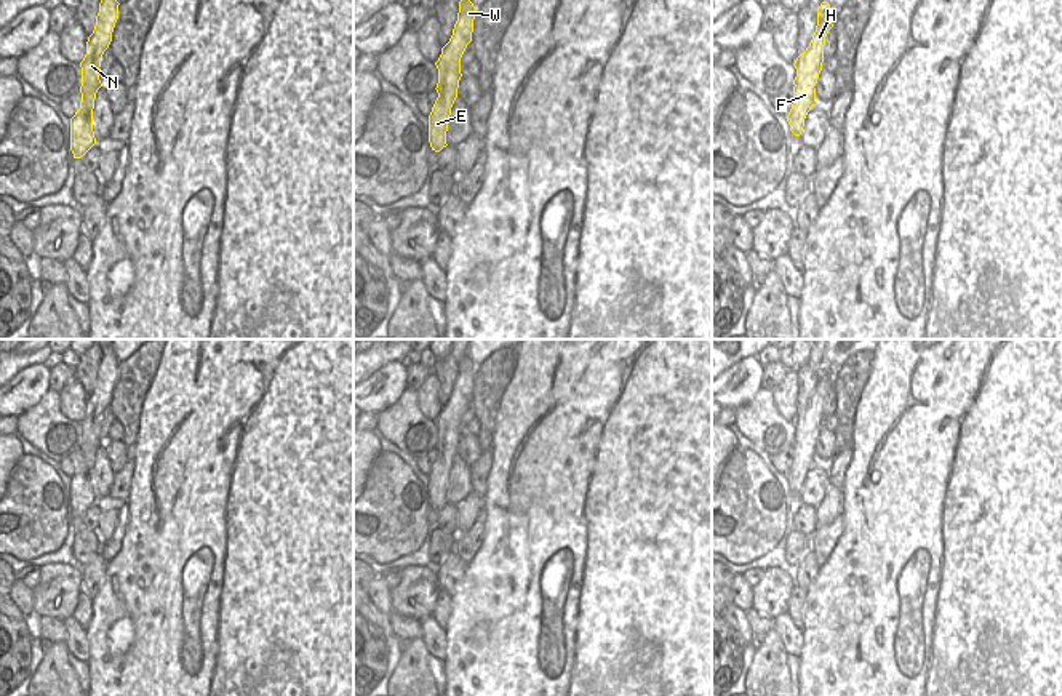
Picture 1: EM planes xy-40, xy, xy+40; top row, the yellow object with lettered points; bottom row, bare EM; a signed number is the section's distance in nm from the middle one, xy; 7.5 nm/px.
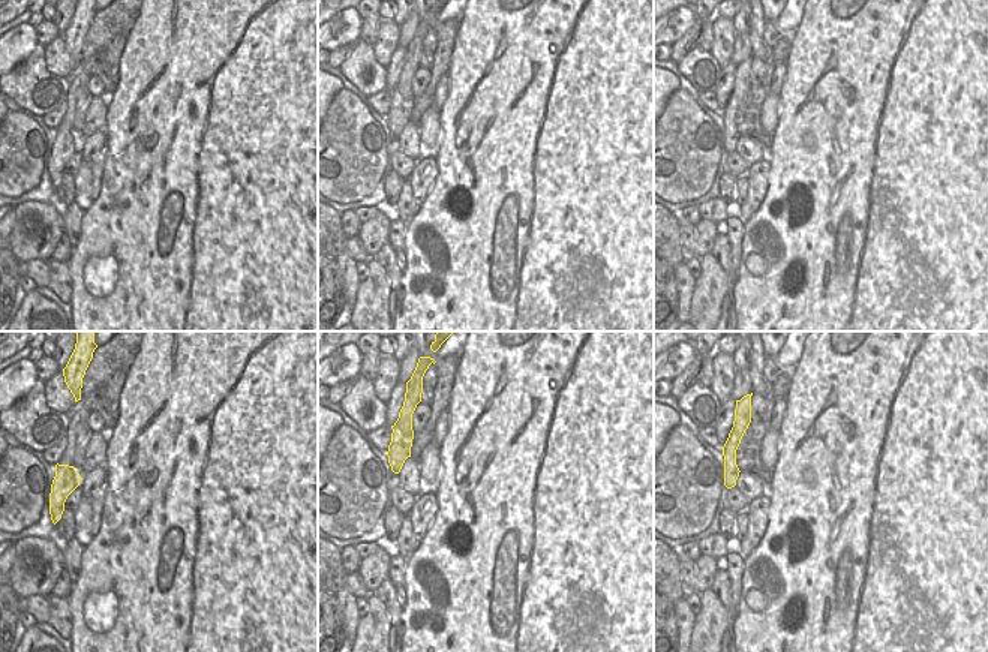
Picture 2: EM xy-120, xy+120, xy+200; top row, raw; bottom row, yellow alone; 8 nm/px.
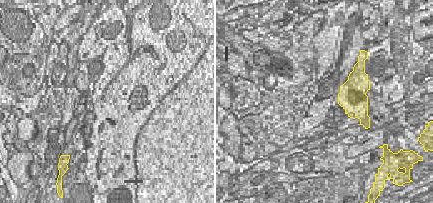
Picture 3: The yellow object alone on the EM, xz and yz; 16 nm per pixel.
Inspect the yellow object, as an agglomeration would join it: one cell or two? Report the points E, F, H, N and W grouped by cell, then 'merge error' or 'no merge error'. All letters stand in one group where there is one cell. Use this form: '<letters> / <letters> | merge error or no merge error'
E F / H N W | merge error

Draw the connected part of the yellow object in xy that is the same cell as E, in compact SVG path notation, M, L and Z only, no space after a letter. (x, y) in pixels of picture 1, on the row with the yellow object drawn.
M437 86L438 98L429 115L429 142L432 150L440 152L446 147L448 118L457 98L456 86Z

